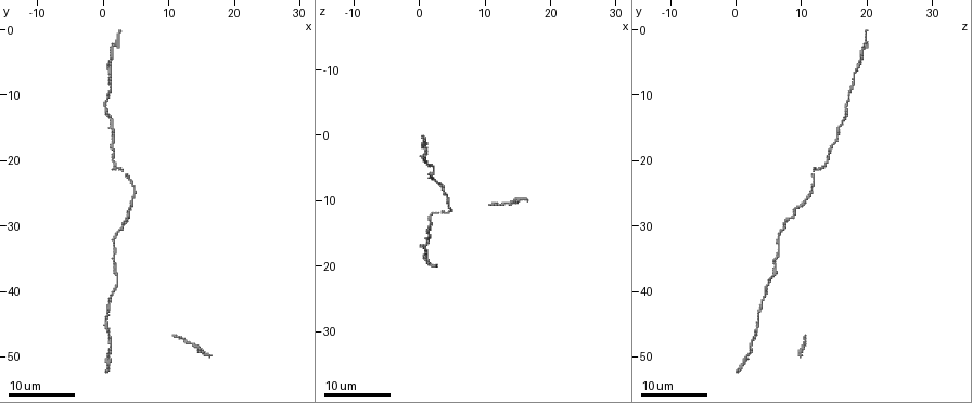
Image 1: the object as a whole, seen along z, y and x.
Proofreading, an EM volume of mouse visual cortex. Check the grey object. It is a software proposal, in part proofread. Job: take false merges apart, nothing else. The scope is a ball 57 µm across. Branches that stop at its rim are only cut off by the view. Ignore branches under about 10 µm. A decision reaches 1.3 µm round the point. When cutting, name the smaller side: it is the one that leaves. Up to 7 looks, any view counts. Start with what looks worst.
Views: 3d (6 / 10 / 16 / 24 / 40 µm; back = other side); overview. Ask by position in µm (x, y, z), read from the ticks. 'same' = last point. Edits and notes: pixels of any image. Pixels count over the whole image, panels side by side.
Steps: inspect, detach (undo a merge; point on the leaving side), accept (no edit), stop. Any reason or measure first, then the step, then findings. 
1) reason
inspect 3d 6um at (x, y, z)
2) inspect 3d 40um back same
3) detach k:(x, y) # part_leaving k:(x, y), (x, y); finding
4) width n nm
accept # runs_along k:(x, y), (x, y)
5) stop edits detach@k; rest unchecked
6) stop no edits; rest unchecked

thick turns thin
inspect 3d 24um at (1.0, 47.0, 3.0)

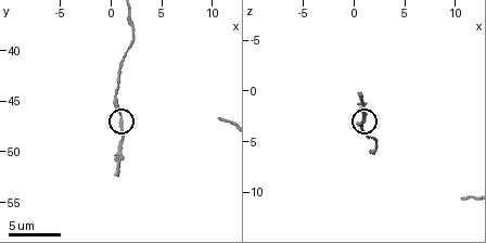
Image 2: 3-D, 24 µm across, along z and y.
inspect 3d 10um at (1.0, 46.6, 3.0)

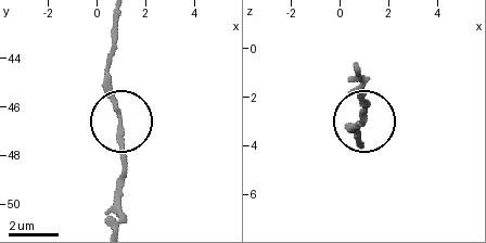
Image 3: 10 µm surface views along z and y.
accept # runs_along 3:(118, 18), (106, 87), (118, 124), (125, 178); one cell here

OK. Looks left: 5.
sudden change in width
inspect 3d 16um at (1.5, 14.0, 16.0)

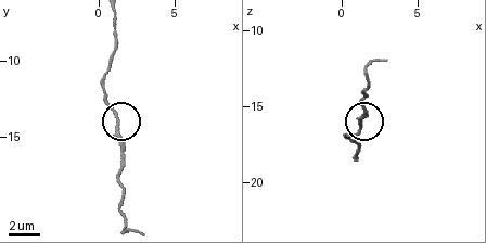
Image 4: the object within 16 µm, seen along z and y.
closer look
inspect 3d 6um at (1.2, 14.0, 16.4)

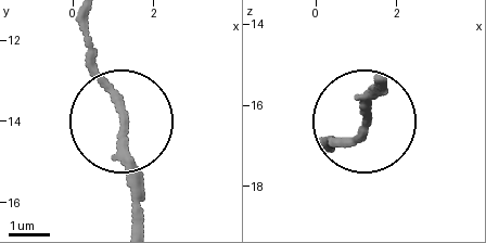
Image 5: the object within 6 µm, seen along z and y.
accept # runs_along 5:(372, 80), (366, 122), (324, 143); one cell here

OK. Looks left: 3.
inspect 3d 16um at (3.0, 30.5, 7.5)

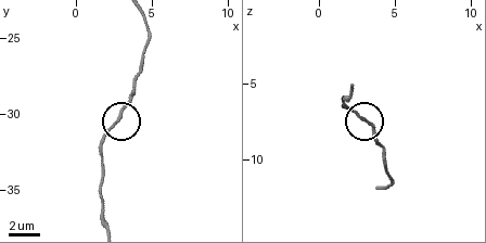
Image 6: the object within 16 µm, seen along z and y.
inspect 3d 10um at (2.8, 30.4, 7.2)

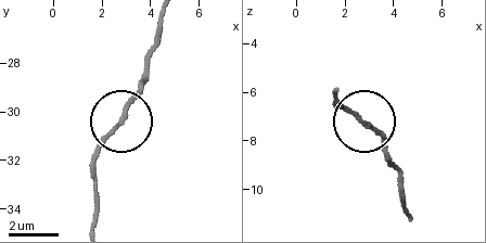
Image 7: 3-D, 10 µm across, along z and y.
accept # all the same cell

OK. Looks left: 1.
stop no edits; rest unchecked

